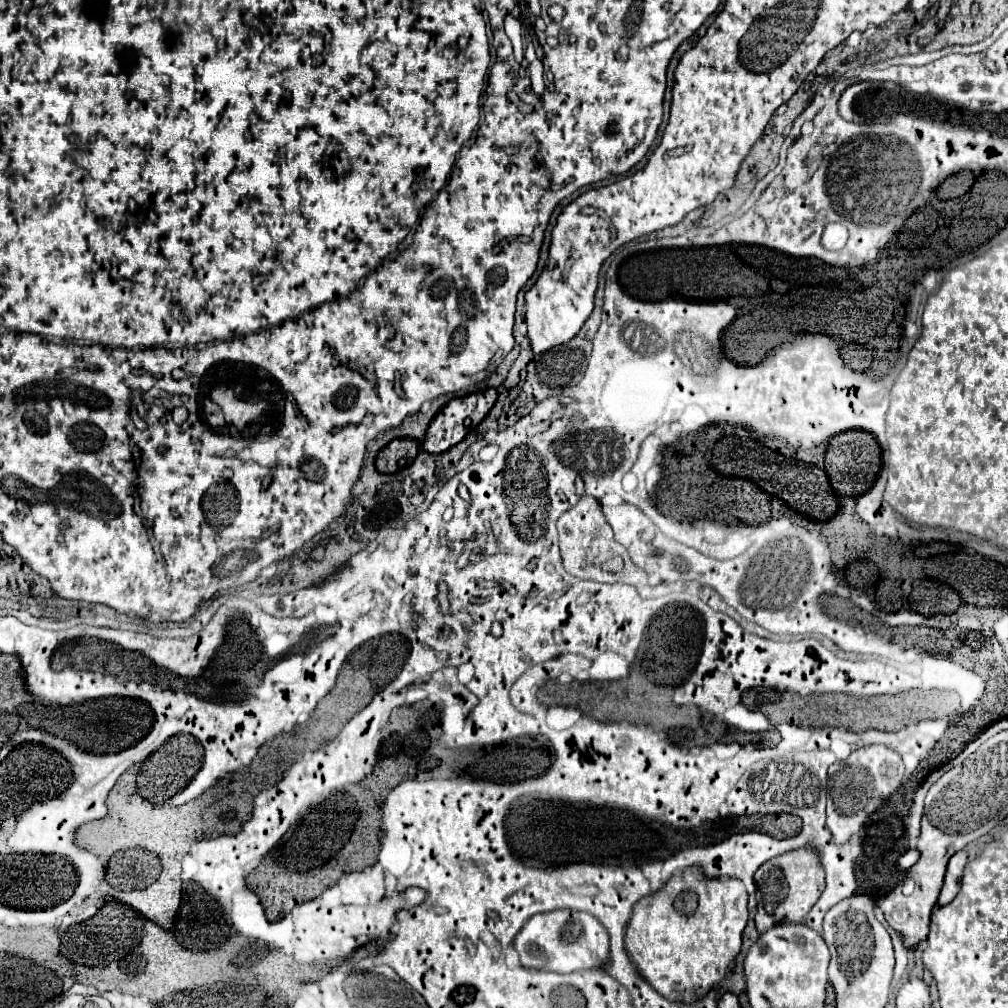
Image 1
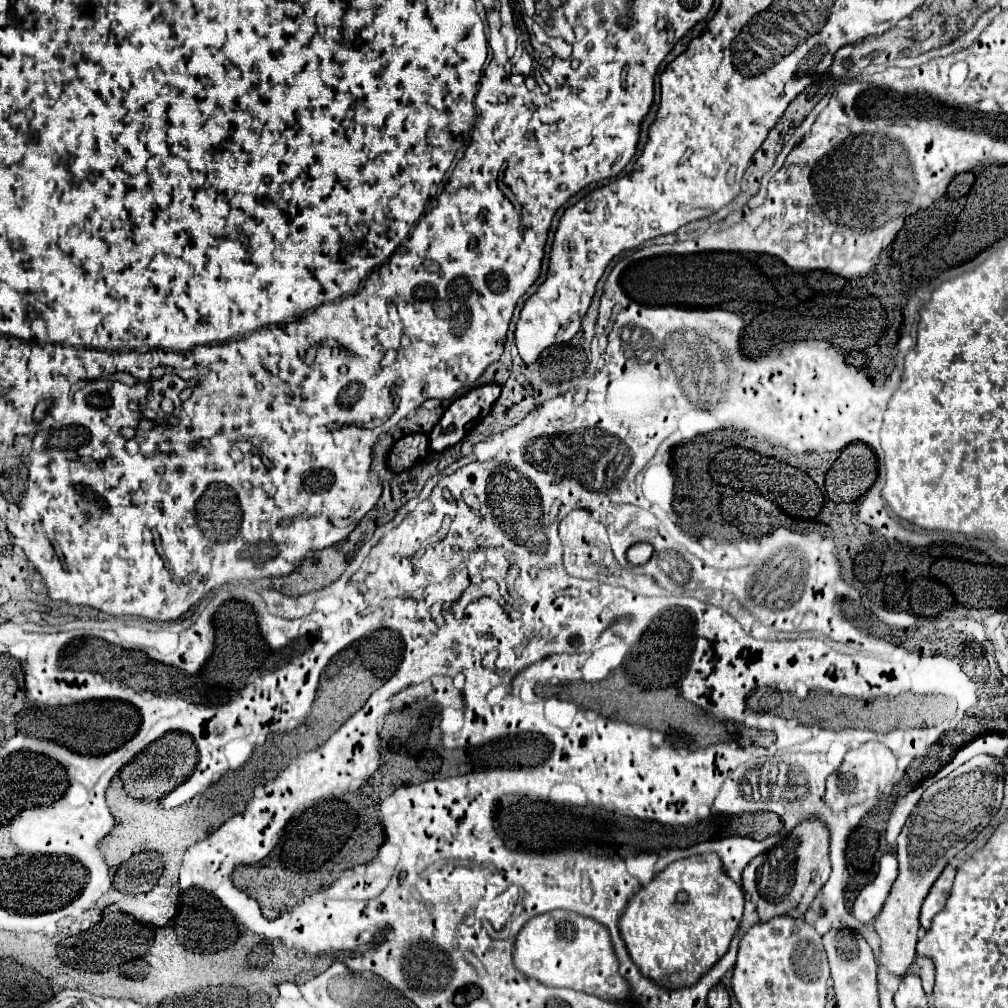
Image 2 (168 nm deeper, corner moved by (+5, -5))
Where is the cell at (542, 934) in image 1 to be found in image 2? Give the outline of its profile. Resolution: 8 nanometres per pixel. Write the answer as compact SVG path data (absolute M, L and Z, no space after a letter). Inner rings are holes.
M554 910L528 920L514 942L514 966L546 986L568 986L606 1000L630 1000L630 988L618 972L610 932L596 920L574 912Z

